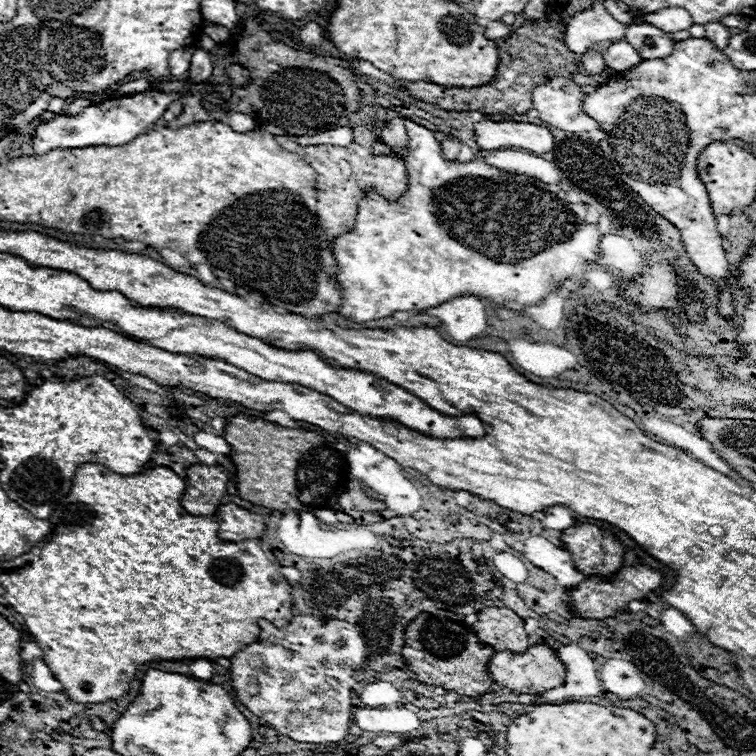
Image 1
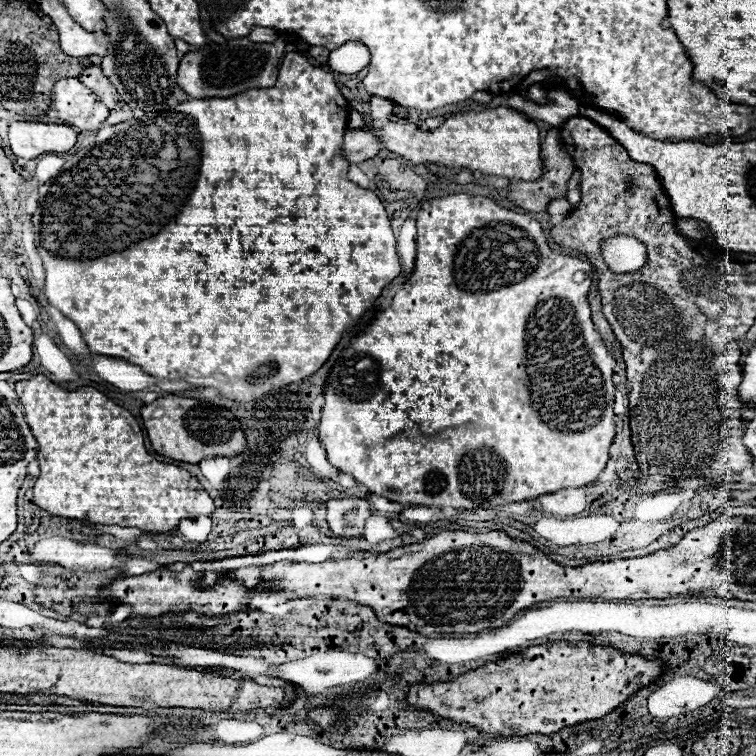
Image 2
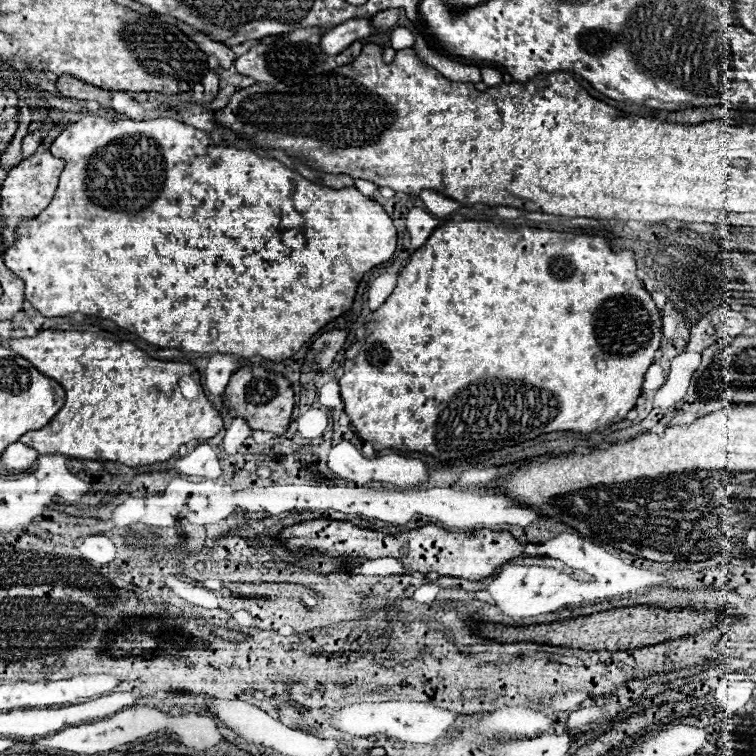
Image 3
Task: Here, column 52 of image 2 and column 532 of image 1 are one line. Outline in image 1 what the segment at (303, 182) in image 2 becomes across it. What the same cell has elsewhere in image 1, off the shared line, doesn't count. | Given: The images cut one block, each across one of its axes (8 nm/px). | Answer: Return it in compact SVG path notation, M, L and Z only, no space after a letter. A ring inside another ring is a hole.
M414 122L408 124L408 134L410 134L410 142L406 148L406 154L398 156L388 144L384 144L382 140L376 140L372 146L374 154L384 154L384 156L394 156L400 158L406 166L406 174L408 174L408 190L396 200L396 202L388 202L384 200L380 194L376 192L368 192L358 206L358 216L356 216L356 226L350 232L344 232L340 236L334 238L332 242L332 254L334 260L338 264L338 272L336 272L336 280L338 280L338 288L342 294L342 304L336 310L336 314L352 320L352 322L370 322L370 320L378 320L378 318L386 318L392 316L394 312L422 312L434 306L440 306L456 296L478 296L482 300L492 300L498 306L504 306L508 310L520 312L526 306L538 306L540 302L544 302L544 298L554 290L554 288L562 288L566 280L574 282L576 286L584 284L584 272L586 272L586 262L594 264L596 258L596 248L600 242L600 230L596 226L586 226L582 222L578 222L578 218L566 208L566 204L562 204L558 200L558 196L546 192L544 188L540 188L540 182L534 182L532 178L524 176L524 174L510 174L510 172L502 172L490 164L486 164L484 160L470 160L470 162L450 162L442 156L442 148L440 142L434 138L434 132L430 132L424 126L418 126Z

